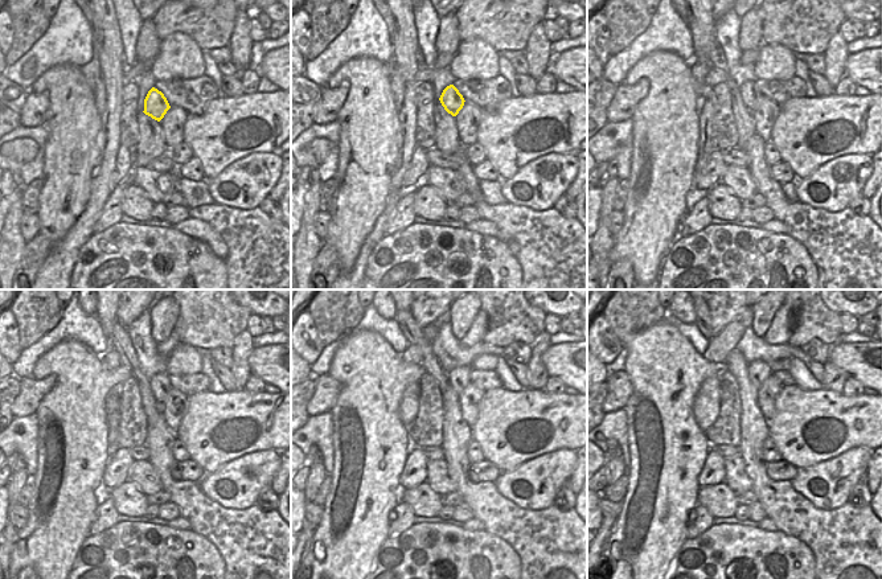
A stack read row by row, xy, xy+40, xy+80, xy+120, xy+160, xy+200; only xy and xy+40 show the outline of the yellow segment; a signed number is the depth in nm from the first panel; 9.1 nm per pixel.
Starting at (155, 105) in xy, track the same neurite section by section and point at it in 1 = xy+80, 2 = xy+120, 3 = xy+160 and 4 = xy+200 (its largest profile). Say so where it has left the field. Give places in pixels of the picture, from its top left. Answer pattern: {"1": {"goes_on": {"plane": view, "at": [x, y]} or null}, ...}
{"1": {"goes_on": {"plane": "xy+80", "at": [751, 97]}}, "2": {"goes_on": {"plane": "xy+120", "at": [160, 385]}}, "3": {"goes_on": {"plane": "xy+160", "at": [459, 377]}}, "4": {"goes_on": {"plane": "xy+200", "at": [759, 370]}}}

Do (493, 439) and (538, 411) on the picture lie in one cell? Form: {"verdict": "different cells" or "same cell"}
{"verdict": "same cell"}

